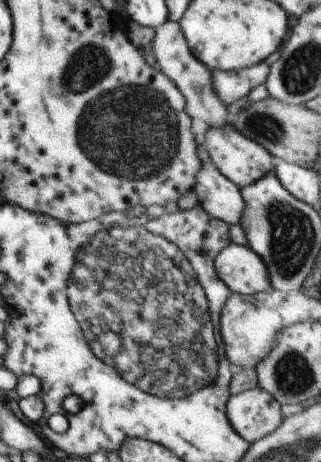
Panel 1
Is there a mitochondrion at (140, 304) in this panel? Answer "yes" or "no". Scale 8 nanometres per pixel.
yes

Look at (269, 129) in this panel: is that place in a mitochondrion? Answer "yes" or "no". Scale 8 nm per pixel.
yes

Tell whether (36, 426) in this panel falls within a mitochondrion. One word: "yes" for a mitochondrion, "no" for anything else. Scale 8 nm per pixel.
no

